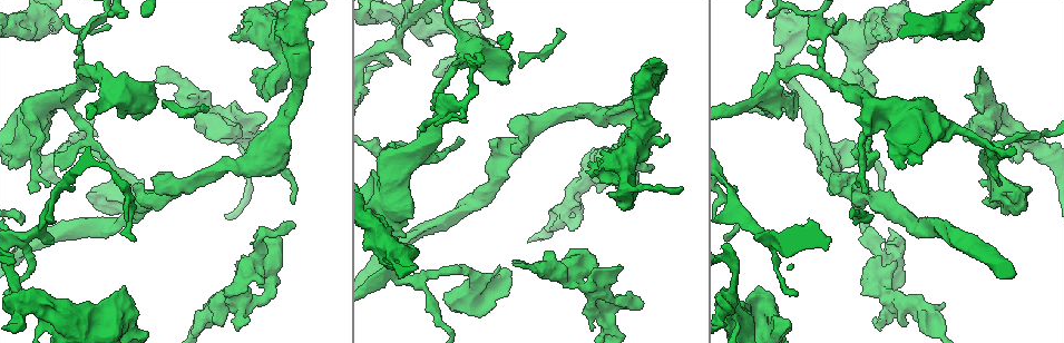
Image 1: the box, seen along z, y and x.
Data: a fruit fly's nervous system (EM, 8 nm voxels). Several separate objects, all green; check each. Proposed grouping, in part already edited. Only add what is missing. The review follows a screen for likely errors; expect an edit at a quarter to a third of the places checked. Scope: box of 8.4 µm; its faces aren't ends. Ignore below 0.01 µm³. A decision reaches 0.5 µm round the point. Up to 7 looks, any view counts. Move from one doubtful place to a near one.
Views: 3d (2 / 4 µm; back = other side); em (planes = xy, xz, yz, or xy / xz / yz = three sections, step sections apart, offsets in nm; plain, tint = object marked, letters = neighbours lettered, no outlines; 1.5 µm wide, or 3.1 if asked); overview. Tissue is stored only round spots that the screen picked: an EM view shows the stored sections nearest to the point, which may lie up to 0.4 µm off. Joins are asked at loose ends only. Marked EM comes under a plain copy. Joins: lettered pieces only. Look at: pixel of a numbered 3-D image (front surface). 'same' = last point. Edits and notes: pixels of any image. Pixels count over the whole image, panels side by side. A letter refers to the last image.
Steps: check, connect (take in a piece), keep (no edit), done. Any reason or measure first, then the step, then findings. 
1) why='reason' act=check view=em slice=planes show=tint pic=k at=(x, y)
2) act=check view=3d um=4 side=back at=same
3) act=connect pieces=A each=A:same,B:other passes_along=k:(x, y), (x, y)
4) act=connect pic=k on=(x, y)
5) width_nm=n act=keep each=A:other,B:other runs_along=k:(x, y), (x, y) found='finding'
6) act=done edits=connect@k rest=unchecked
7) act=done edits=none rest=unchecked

why='free end' act=check view=3d um=2 pic=1 at=(650, 172)

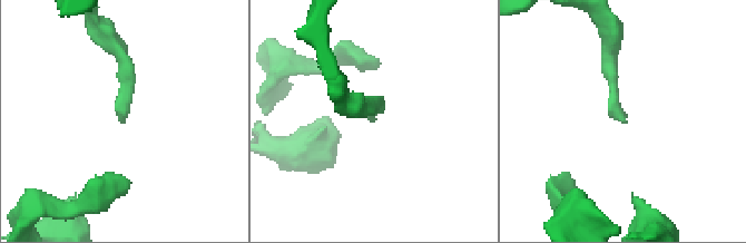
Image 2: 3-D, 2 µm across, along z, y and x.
act=check view=em slice=xy step=8 show=letters pic=2 at=(371, 119)

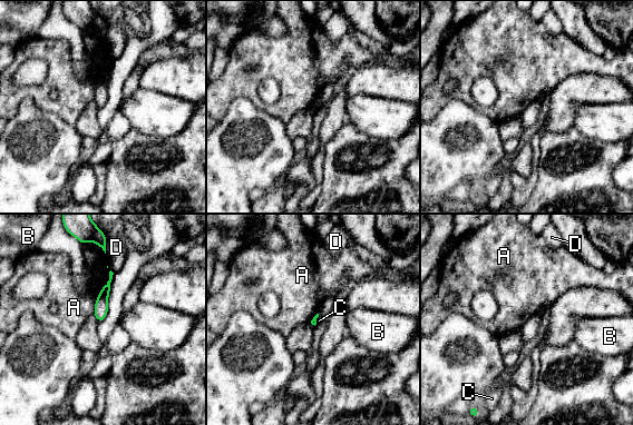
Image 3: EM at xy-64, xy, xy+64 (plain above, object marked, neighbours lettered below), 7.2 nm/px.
longest_contact=A:340nm act=keep each=A:other,B:other,C:other,D:other border=3:(110, 270), (93, 314) found='none of them fits'

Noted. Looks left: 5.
why='free end' act=check view=em slice=planes show=tint pic=1 at=(408, 62)

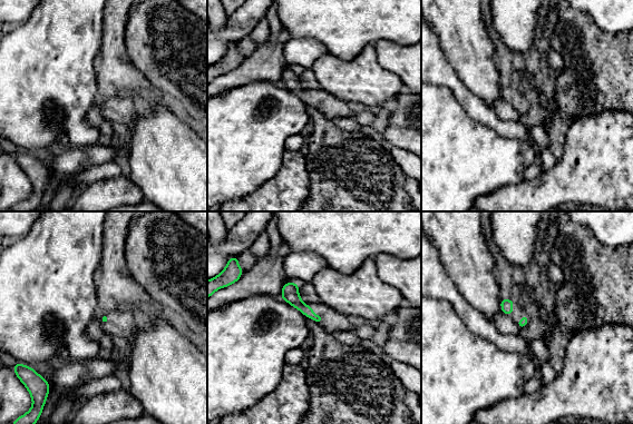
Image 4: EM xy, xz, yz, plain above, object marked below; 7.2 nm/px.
act=check view=em slice=planes show=letters at=same

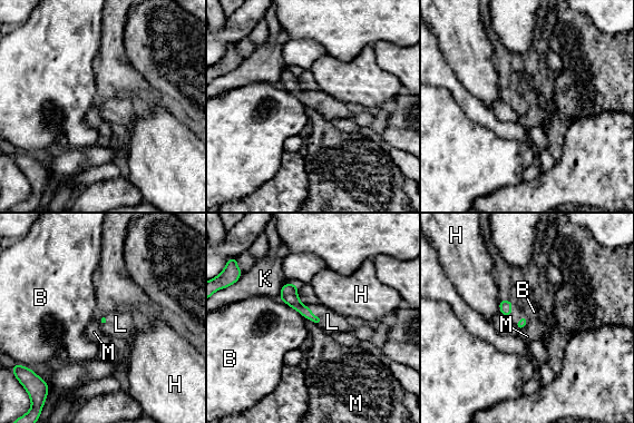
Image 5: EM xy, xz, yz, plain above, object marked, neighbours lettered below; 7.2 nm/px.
longest_contact=B:200nm act=connect pieces=L each=B:other,H:other,K:other,L:same,M:other passes_along=5:(289, 294), (315, 316), (332, 322) found='the neuron continues'

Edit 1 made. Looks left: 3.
why='redraw' act=check view=overview

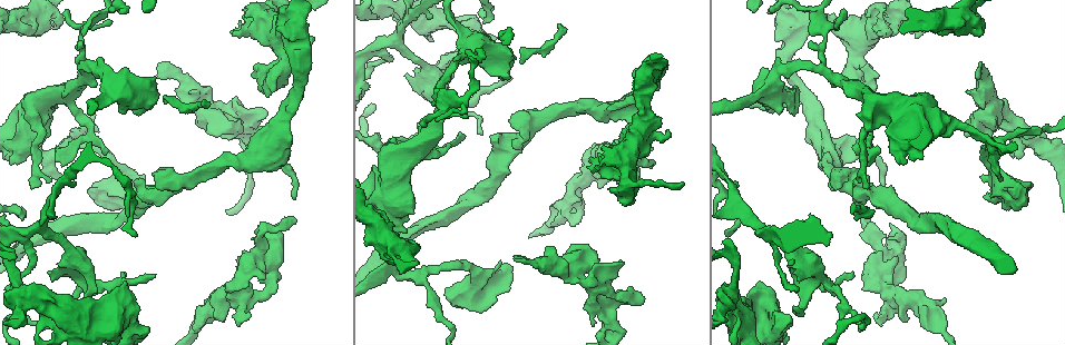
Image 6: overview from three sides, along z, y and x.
why='an open end' act=check view=em slice=xy step=8 show=letters pic=6 at=(878, 76)

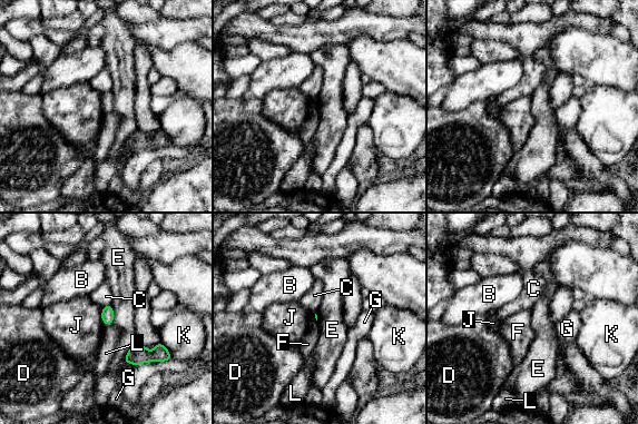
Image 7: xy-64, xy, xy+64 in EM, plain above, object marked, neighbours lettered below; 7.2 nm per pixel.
act=check view=em slice=planes show=letters at=same

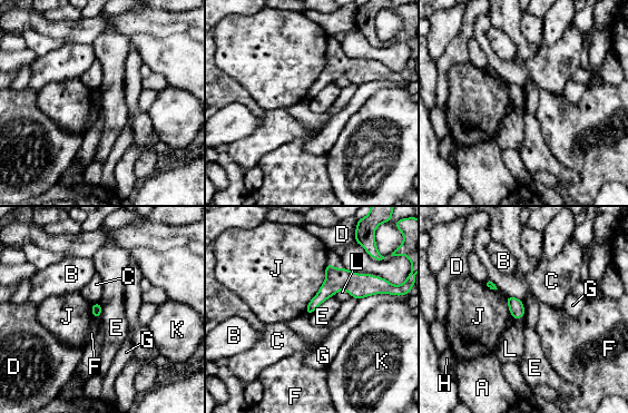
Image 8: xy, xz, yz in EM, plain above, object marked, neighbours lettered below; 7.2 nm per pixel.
act=keep each=A:other,B:other,C:other,D:other,E:other,F:other,G:other,H:other,J:other,K:other,L:other runs_along=8:(374, 288), (333, 284), (308, 311) found='none of them fits'

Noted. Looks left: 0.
act=done edits=connect@5 rest=unchecked

